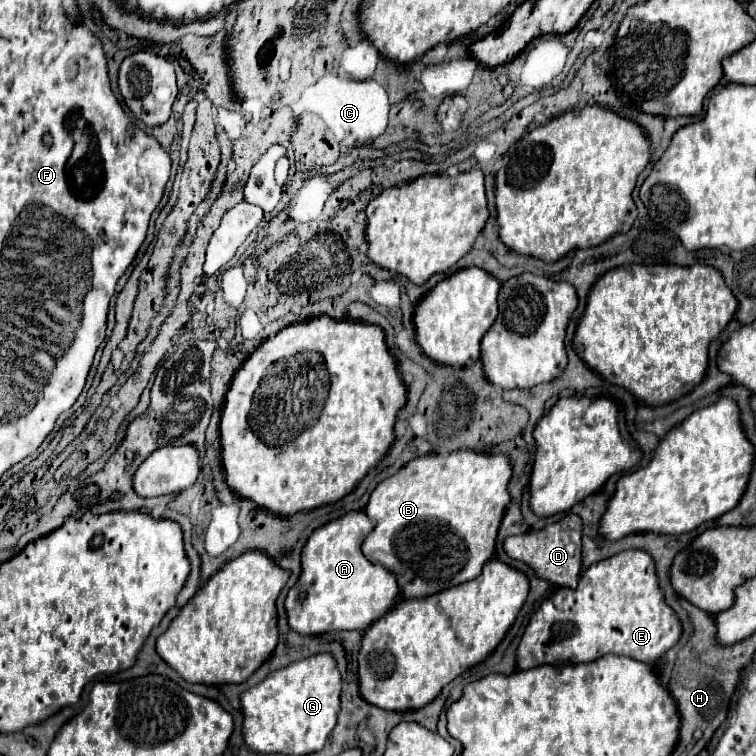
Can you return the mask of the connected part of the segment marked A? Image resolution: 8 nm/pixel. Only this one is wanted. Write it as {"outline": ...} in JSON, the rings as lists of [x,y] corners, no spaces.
{"outline":[[[364,511],[346,513],[318,527],[302,547],[302,573],[284,599],[288,625],[300,635],[322,635],[328,631],[364,631],[396,603],[400,589],[396,577],[382,565],[370,563],[360,547],[372,531]]]}

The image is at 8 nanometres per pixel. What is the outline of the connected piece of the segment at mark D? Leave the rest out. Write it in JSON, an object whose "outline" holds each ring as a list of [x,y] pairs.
{"outline":[[[572,515],[570,517],[564,517],[552,525],[546,525],[544,529],[540,531],[528,531],[524,535],[518,535],[518,537],[508,537],[504,541],[504,551],[508,557],[512,559],[520,559],[524,563],[528,563],[536,575],[548,583],[554,583],[558,587],[568,587],[568,589],[574,589],[574,585],[578,583],[578,577],[580,577],[580,571],[582,571],[582,555],[580,555],[580,549],[582,549],[582,523],[580,519],[576,521],[576,529],[568,529],[568,521],[576,521]]]}

